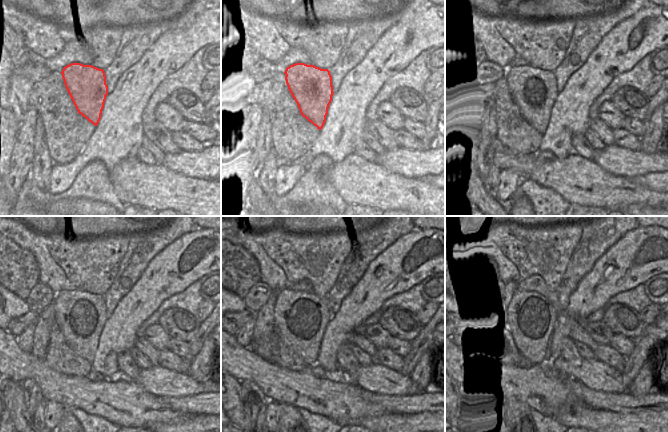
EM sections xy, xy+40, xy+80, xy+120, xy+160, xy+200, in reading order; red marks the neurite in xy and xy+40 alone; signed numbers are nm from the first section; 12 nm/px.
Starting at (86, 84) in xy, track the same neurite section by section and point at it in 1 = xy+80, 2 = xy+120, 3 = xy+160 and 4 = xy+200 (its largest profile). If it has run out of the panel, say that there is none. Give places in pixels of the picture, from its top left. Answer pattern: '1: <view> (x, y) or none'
1: xy+80 (534, 91)
2: xy+120 (85, 314)
3: xy+160 (308, 314)
4: xy+200 (534, 317)

